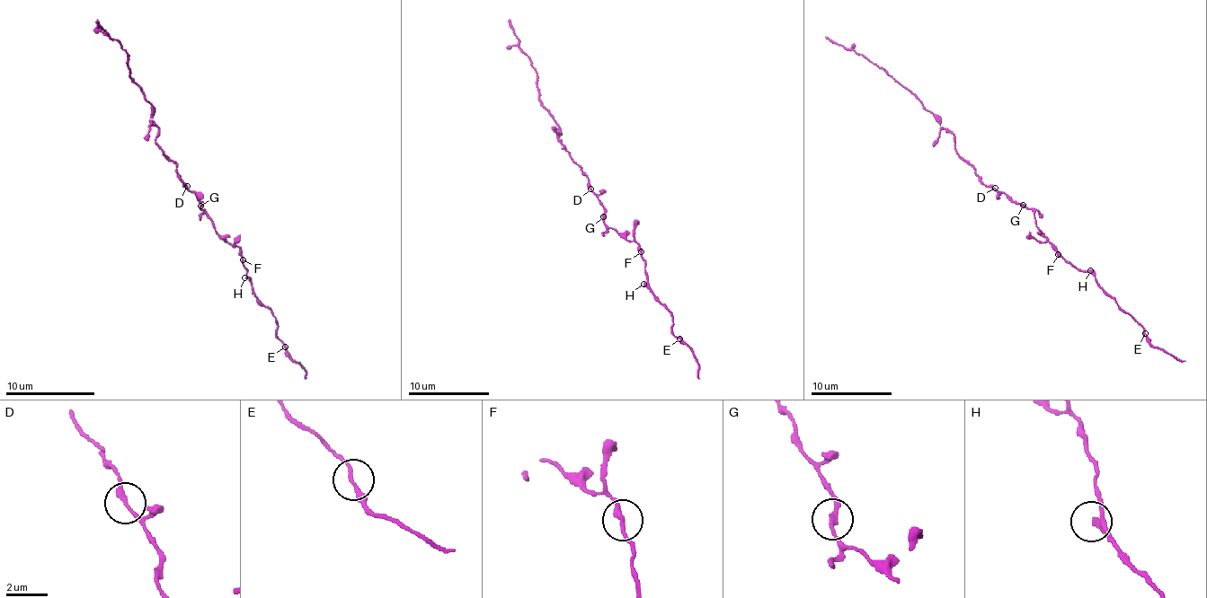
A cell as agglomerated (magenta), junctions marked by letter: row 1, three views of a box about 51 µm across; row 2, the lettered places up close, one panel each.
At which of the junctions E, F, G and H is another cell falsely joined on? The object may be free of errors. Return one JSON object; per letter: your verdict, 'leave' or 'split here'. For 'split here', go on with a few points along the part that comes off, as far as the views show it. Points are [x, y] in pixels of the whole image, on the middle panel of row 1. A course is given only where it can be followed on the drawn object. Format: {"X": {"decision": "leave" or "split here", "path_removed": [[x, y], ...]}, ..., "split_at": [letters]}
{"E": {"decision": "leave"}, "F": {"decision": "leave"}, "G": {"decision": "leave"}, "H": {"decision": "leave"}, "split_at": []}

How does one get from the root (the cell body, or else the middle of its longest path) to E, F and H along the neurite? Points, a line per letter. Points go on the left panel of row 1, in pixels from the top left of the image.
E: (200, 199), (202, 211), (213, 228), (240, 249), (252, 293), (276, 318), (276, 338), (285, 347)
F: (200, 199), (202, 211), (213, 228), (240, 249), (243, 259)
H: (200, 199), (202, 211), (213, 228), (240, 249), (243, 264), (249, 277), (244, 277)

